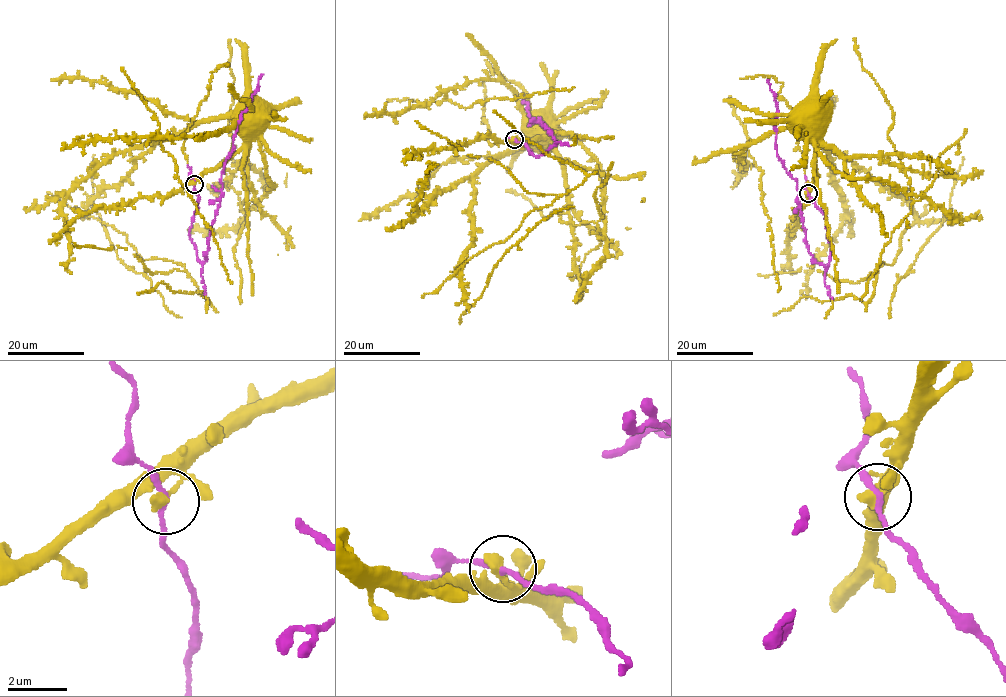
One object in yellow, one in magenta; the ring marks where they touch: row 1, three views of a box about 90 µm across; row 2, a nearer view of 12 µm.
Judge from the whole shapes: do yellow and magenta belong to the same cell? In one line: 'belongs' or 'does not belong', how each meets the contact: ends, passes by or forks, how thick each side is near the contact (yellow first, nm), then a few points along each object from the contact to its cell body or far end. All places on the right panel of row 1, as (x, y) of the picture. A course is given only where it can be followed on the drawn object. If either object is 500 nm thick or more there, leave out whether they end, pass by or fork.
belongs; yellow passes by; magenta passes by; 280 nm thick on the yellow side, 170 nm on the other; yellow runs (808, 193), (817, 176), (814, 164), (818, 152), (808, 136), (810, 130); magenta runs (808, 193), (826, 221), (831, 244), (826, 267), (808, 249), (797, 183), (778, 156), (777, 102), (767, 79)

